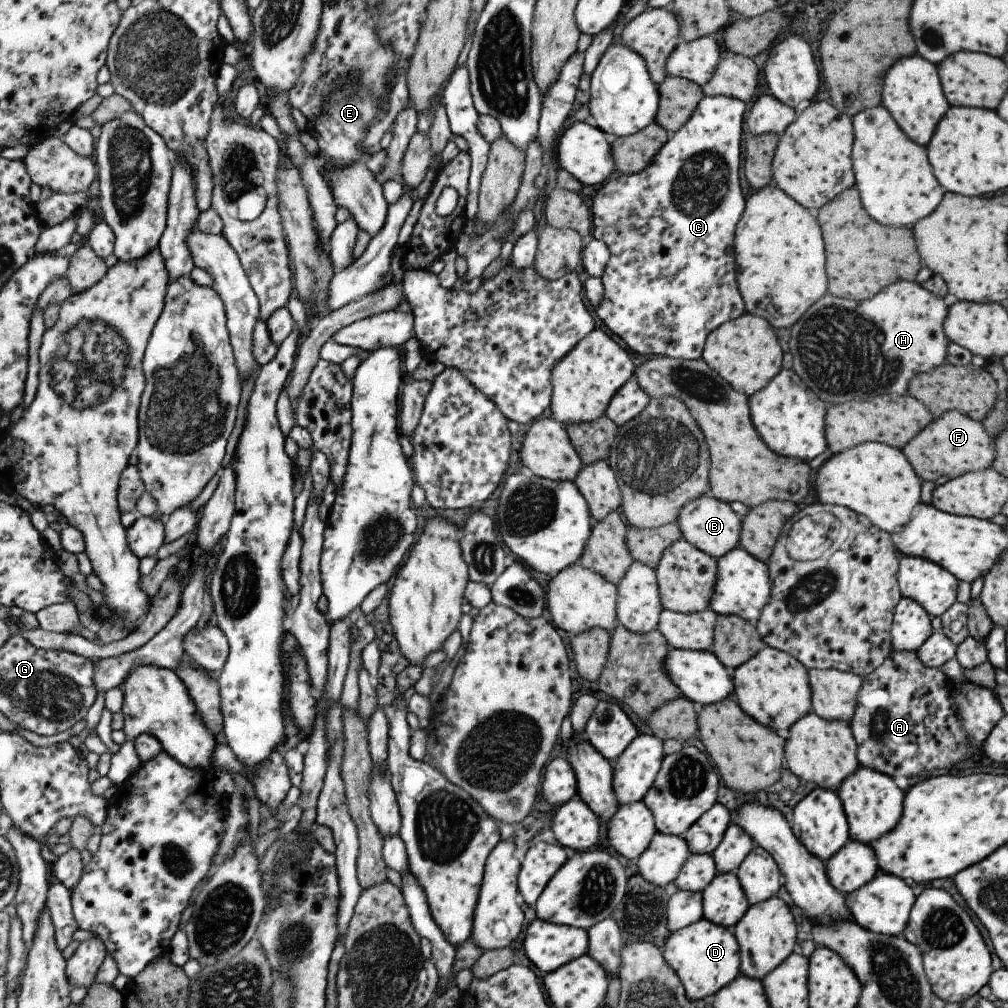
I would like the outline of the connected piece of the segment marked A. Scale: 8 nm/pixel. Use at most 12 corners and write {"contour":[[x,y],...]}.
{"contour":[[892,649],[847,723],[894,780],[982,756],[951,683]]}

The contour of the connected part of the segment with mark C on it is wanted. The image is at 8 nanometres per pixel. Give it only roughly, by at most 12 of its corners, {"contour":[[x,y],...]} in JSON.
{"contour":[[703,97],[587,199],[595,314],[635,354],[701,357],[744,313],[745,103]]}

